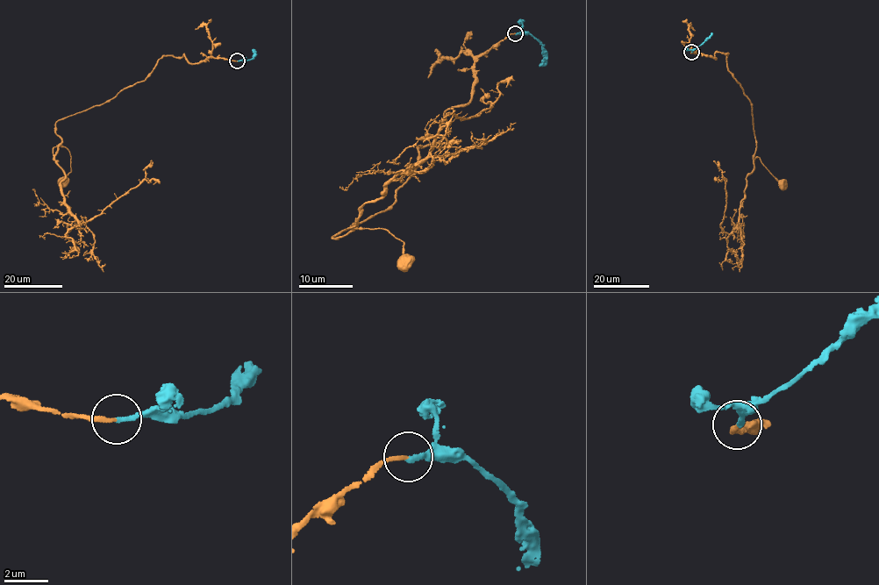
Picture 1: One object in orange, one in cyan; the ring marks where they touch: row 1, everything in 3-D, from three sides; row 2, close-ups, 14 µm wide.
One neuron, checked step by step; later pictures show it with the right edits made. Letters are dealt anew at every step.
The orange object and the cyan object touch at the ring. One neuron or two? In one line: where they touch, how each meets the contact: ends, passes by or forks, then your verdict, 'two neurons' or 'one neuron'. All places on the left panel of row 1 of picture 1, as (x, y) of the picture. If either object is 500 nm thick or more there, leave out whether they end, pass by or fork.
place (237, 60); orange ends; cyan ends; one neuron

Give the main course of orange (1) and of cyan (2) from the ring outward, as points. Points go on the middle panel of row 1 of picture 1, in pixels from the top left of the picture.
1: (515, 33), (475, 62), (472, 98), (418, 145), (392, 205), (332, 238), (386, 229), (404, 261)
2: (515, 33), (532, 35), (539, 40), (544, 57), (539, 66)

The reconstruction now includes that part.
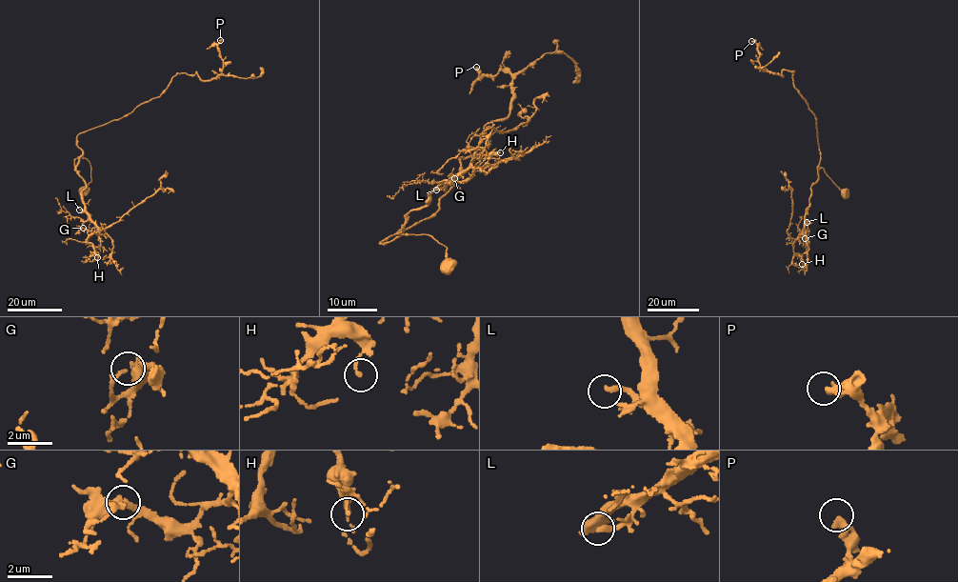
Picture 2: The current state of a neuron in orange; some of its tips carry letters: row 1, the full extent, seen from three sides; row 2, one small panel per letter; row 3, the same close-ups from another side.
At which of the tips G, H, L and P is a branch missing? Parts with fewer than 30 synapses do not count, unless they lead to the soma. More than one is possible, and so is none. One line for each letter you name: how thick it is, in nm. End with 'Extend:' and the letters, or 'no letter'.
L: Thickness 240 nm
Extend: L

